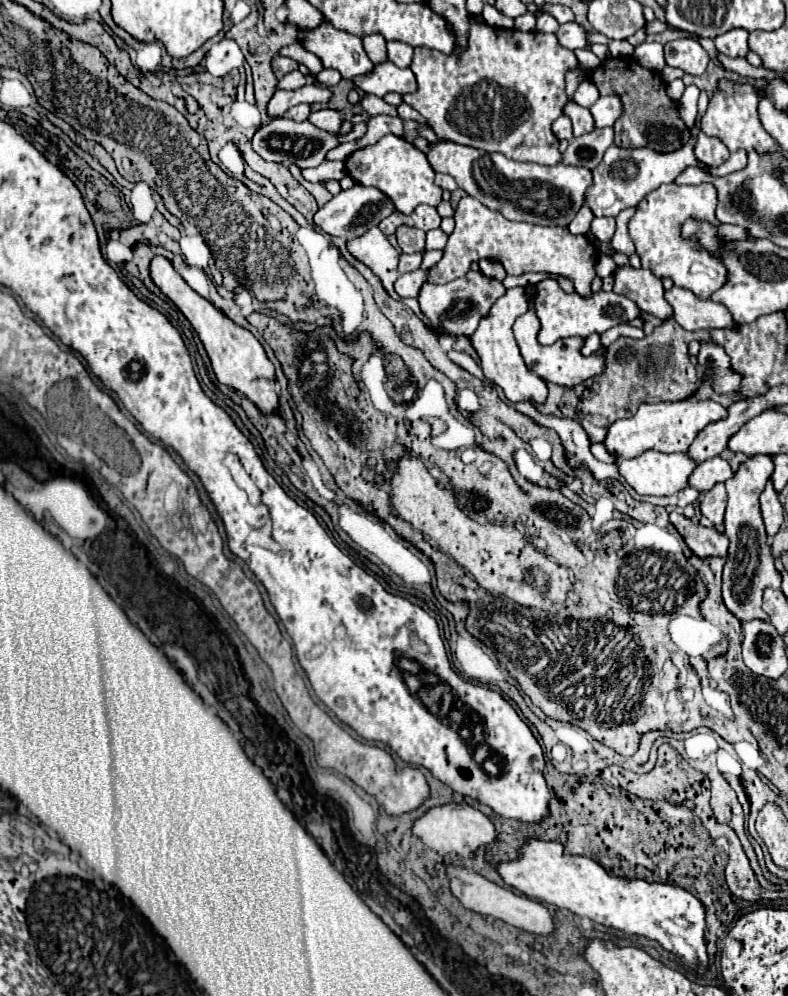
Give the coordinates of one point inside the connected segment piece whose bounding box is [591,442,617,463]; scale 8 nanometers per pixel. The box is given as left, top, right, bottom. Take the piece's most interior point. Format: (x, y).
(598, 450)

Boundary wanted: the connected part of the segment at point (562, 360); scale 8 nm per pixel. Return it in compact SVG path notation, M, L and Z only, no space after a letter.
M530 307L530 311L522 317L516 319L514 323L514 337L518 341L518 347L520 347L520 353L524 357L524 363L536 373L540 375L542 379L546 381L552 381L552 383L558 383L562 387L574 387L574 385L580 385L584 383L586 379L594 377L594 375L600 375L604 371L604 357L602 357L602 349L596 351L594 355L590 357L582 357L580 355L580 347L584 345L584 339L578 339L578 337L572 337L572 339L558 339L554 345L546 347L546 345L540 345L536 341L536 335L538 335L538 329L540 329L540 323L538 323L538 317L534 313L534 307Z

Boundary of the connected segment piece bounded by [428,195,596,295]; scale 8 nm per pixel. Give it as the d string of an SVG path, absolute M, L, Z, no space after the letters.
M470 195L460 199L454 219L456 227L454 233L448 237L444 257L428 269L428 283L448 283L458 275L466 275L472 263L478 263L480 259L490 259L502 263L508 275L520 277L524 273L554 273L572 281L576 293L590 293L596 249L584 235L572 235L566 227L540 227L532 223L510 221L504 215L490 211Z

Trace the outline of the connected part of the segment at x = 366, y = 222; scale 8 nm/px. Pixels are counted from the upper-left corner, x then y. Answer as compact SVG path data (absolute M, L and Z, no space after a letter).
M354 185L352 189L340 191L326 205L322 205L316 211L316 215L314 215L314 223L324 233L336 235L336 237L342 237L342 239L348 241L348 239L354 239L354 237L362 235L370 227L378 225L390 213L394 213L394 205L392 205L392 201L380 189L376 189L376 187L364 187L364 185Z

